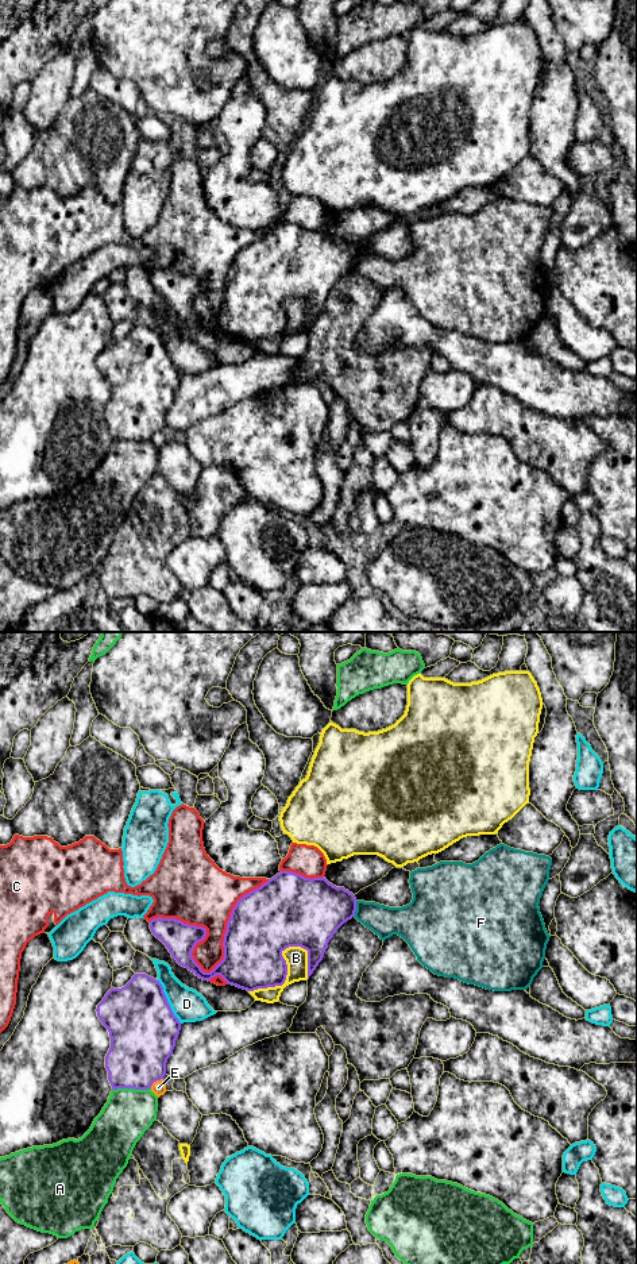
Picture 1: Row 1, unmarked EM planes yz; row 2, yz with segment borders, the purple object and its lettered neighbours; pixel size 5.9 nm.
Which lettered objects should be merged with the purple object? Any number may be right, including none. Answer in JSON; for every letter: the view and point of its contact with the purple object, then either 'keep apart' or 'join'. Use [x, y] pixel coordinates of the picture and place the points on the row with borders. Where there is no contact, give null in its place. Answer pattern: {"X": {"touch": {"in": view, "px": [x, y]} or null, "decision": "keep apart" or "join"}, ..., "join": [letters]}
{"A": {"touch": {"in": "yz", "px": [131, 1087]}, "decision": "keep apart"}, "B": {"touch": {"in": "yz", "px": [286, 972]}, "decision": "keep apart"}, "C": {"touch": {"in": "yz", "px": [207, 972]}, "decision": "keep apart"}, "D": {"touch": {"in": "yz", "px": [166, 1001]}, "decision": "keep apart"}, "E": {"touch": {"in": "yz", "px": [154, 1081]}, "decision": "keep apart"}, "F": {"touch": {"in": "yz", "px": [355, 909]}, "decision": "keep apart"}, "join": []}

